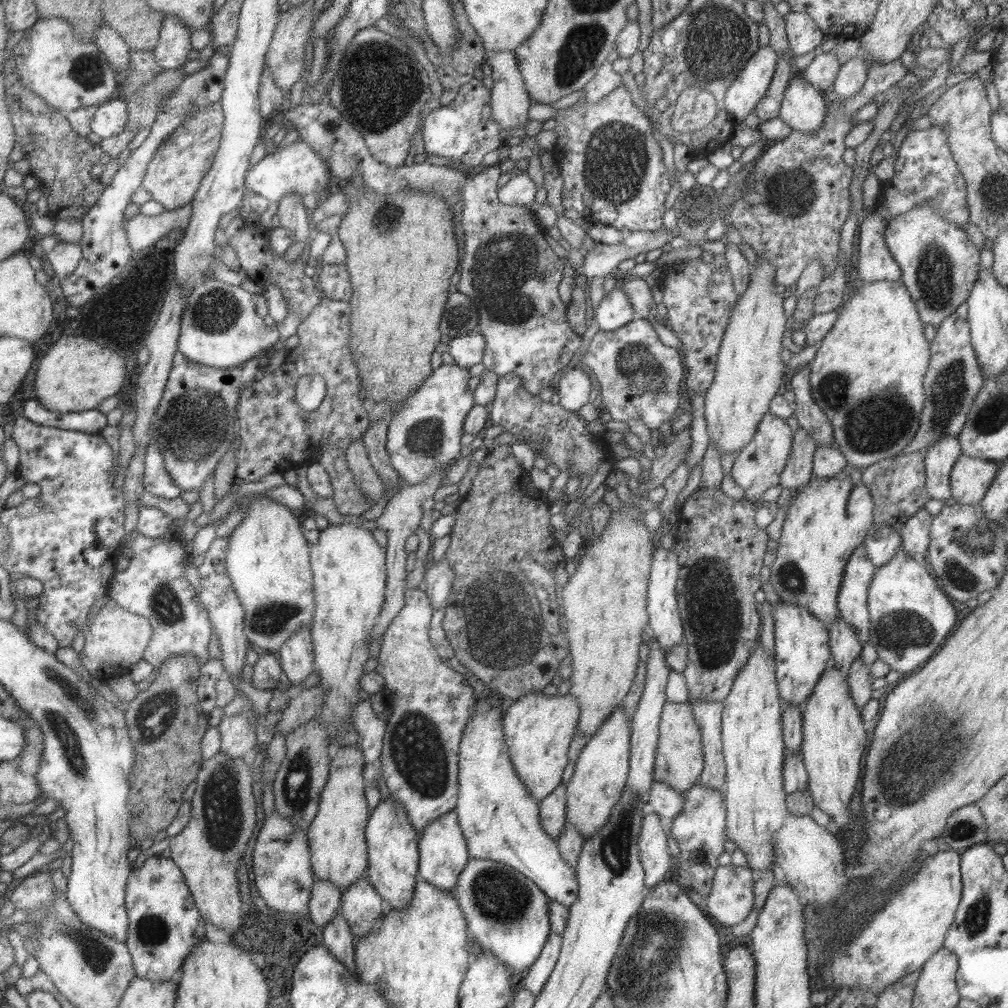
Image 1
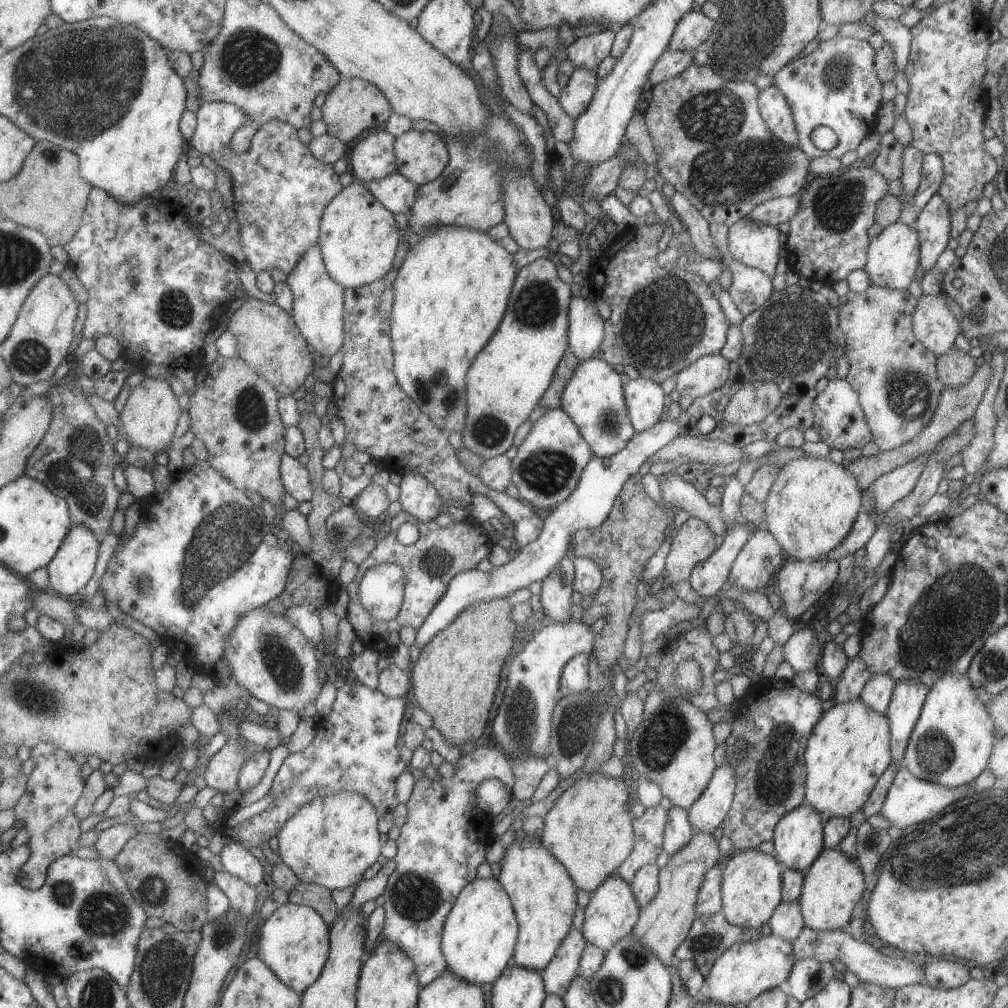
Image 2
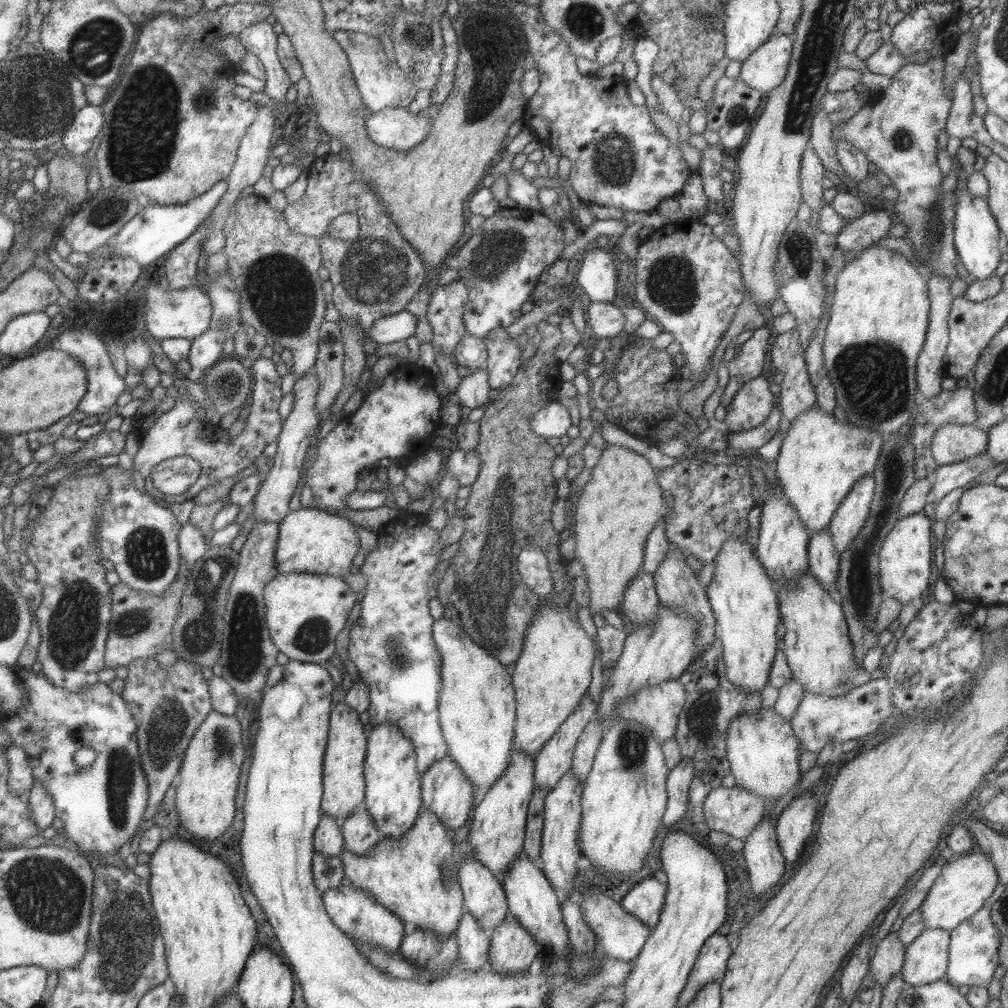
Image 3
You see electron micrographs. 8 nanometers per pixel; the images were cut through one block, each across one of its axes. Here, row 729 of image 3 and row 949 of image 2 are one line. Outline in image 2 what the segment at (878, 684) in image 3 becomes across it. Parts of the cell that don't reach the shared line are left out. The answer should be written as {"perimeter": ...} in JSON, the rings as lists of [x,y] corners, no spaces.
{"perimeter":[[[804,926],[791,942],[795,961],[801,958],[815,958],[819,962],[828,963],[833,962],[833,960],[839,960],[845,965],[846,970],[853,972],[861,982],[879,984],[883,988],[893,989],[924,982],[921,965],[905,958],[883,956],[869,942],[855,940],[853,936],[849,936],[841,929],[813,930]]]}

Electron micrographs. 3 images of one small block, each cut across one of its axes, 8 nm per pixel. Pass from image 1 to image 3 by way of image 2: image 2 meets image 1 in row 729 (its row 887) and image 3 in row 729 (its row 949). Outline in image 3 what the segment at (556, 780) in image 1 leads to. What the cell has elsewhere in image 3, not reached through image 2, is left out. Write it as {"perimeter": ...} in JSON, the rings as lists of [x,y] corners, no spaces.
{"perimeter":[[[537,606],[530,626],[526,629],[523,647],[515,665],[512,665],[512,687],[516,701],[516,716],[514,724],[514,748],[525,756],[534,758],[541,747],[555,734],[557,726],[570,716],[586,694],[591,680],[591,664],[595,656],[594,642],[581,629],[578,622],[573,622],[566,607],[551,608]]]}

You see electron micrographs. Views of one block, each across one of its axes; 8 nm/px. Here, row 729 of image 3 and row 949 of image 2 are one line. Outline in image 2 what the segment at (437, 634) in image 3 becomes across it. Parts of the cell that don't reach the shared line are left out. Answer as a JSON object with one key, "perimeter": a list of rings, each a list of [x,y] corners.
{"perimeter":[[[475,877],[459,894],[443,922],[440,948],[446,968],[457,978],[483,988],[493,984],[511,962],[518,932],[511,901],[494,878]]]}

